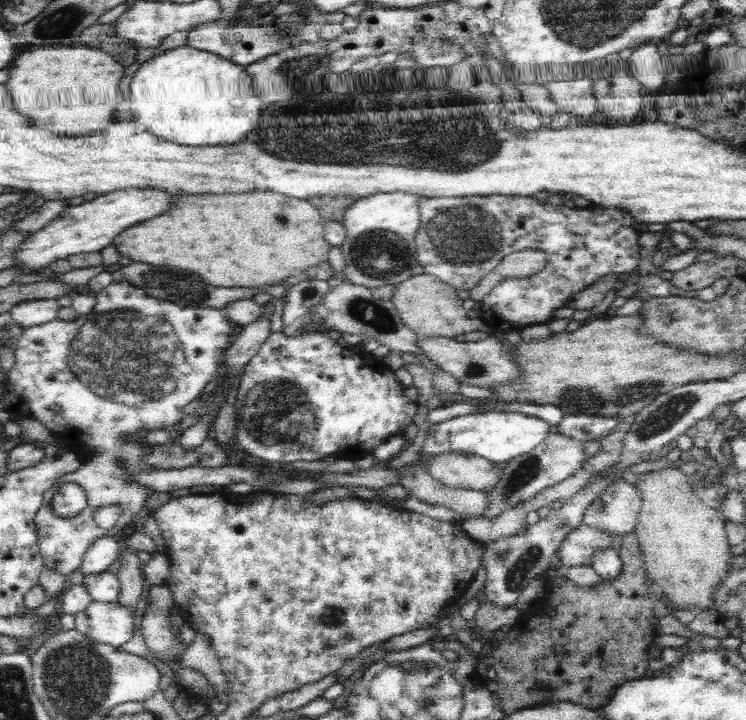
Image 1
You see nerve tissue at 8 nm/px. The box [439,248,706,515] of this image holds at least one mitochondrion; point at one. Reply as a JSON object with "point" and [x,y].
{"point":[666,414]}

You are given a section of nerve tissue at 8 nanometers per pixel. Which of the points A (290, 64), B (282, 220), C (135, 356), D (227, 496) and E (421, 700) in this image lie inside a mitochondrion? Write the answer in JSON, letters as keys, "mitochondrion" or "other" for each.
{"A":"mitochondrion","B":"mitochondrion","C":"mitochondrion","D":"other","E":"mitochondrion"}

